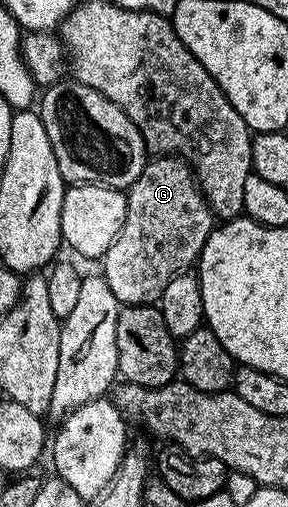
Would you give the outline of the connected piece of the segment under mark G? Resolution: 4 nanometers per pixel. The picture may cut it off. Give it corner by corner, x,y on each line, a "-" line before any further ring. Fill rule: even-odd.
170,155
152,156
126,194
125,223
101,259
101,276
105,283
109,283
109,291
117,295
120,306
154,305
178,273
190,270
198,262
199,252
205,247
213,228
213,214
203,198
203,192
199,190
199,182
191,172
191,166

